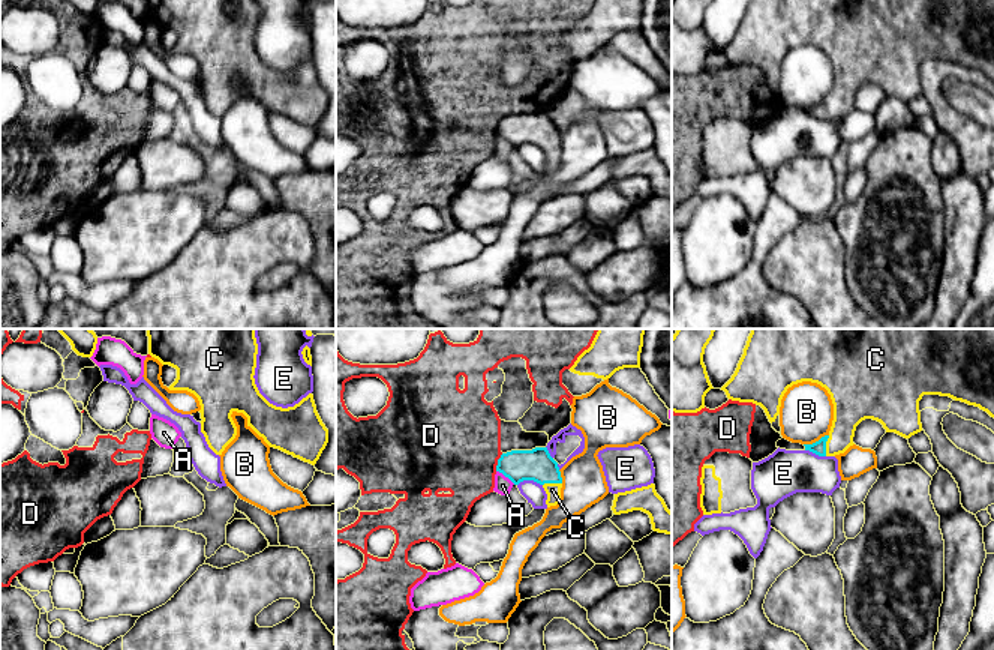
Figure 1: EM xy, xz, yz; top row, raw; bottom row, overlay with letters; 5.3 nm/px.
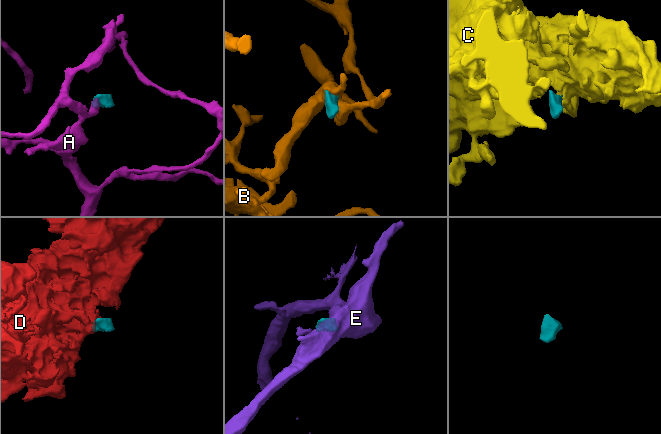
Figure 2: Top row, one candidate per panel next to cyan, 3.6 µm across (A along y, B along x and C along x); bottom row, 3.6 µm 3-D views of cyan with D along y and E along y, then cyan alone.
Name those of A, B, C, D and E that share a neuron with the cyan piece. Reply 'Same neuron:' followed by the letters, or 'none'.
Same neuron: C

